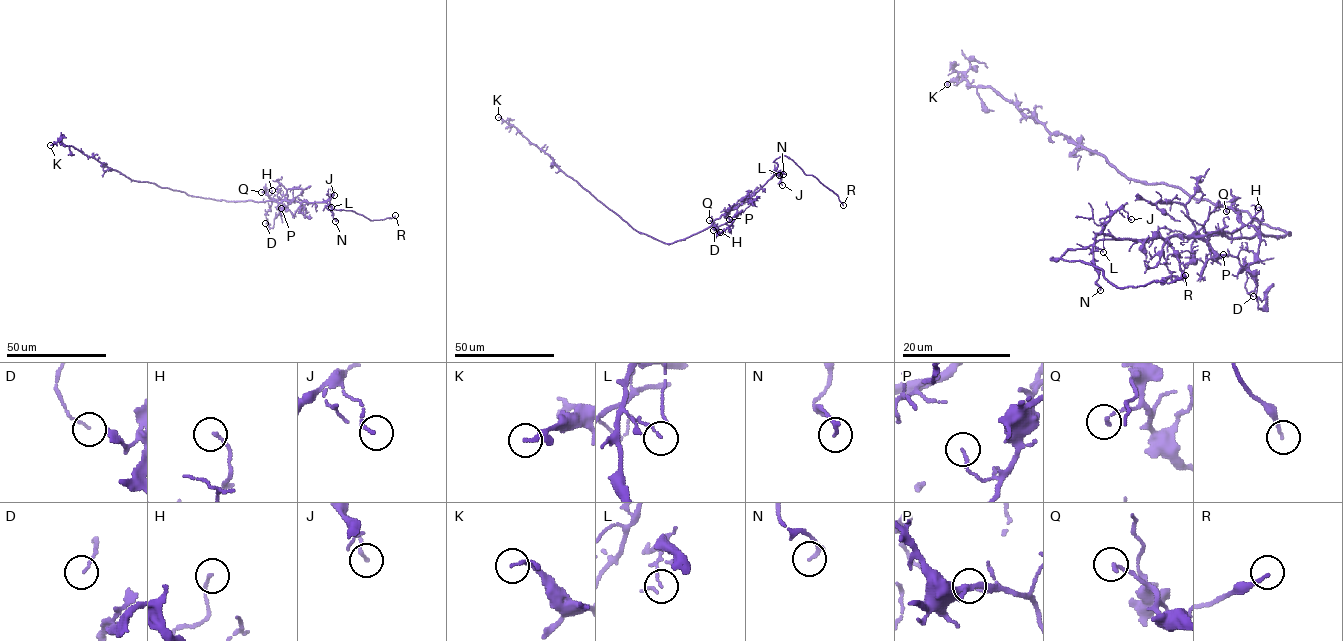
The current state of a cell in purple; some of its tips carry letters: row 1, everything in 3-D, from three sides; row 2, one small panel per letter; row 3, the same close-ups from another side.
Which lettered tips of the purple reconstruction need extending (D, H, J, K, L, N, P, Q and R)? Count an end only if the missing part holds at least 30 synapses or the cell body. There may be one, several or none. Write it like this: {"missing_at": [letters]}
{"missing_at": ["R"]}

